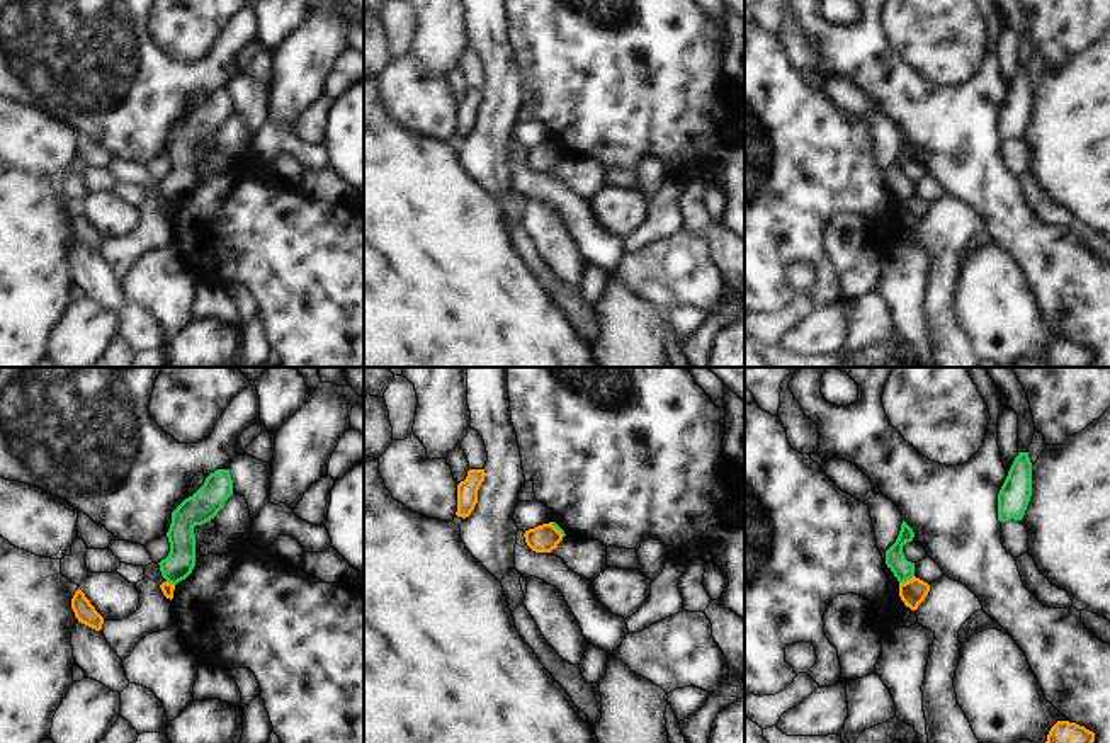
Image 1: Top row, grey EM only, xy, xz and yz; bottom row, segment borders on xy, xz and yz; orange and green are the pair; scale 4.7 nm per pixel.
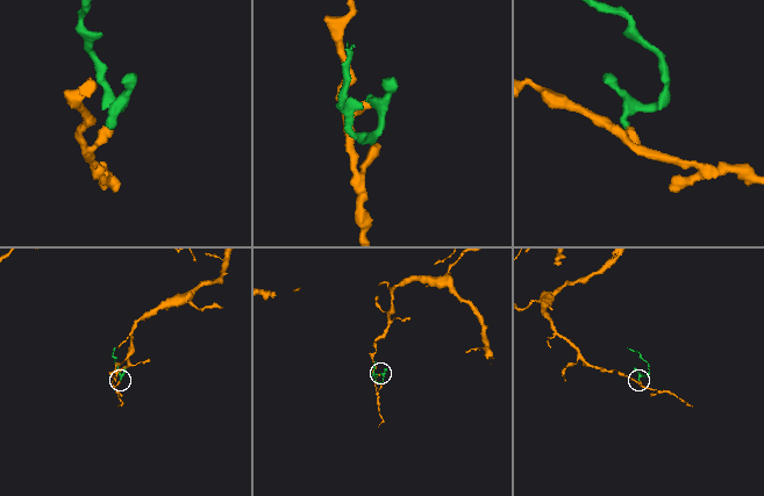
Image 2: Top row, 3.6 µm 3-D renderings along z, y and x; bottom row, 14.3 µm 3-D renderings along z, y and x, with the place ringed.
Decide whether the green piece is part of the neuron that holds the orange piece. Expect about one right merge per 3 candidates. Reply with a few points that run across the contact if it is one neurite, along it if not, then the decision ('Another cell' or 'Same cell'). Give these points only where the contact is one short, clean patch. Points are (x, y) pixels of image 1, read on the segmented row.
Line: yz (913, 575), (900, 584). Another cell

